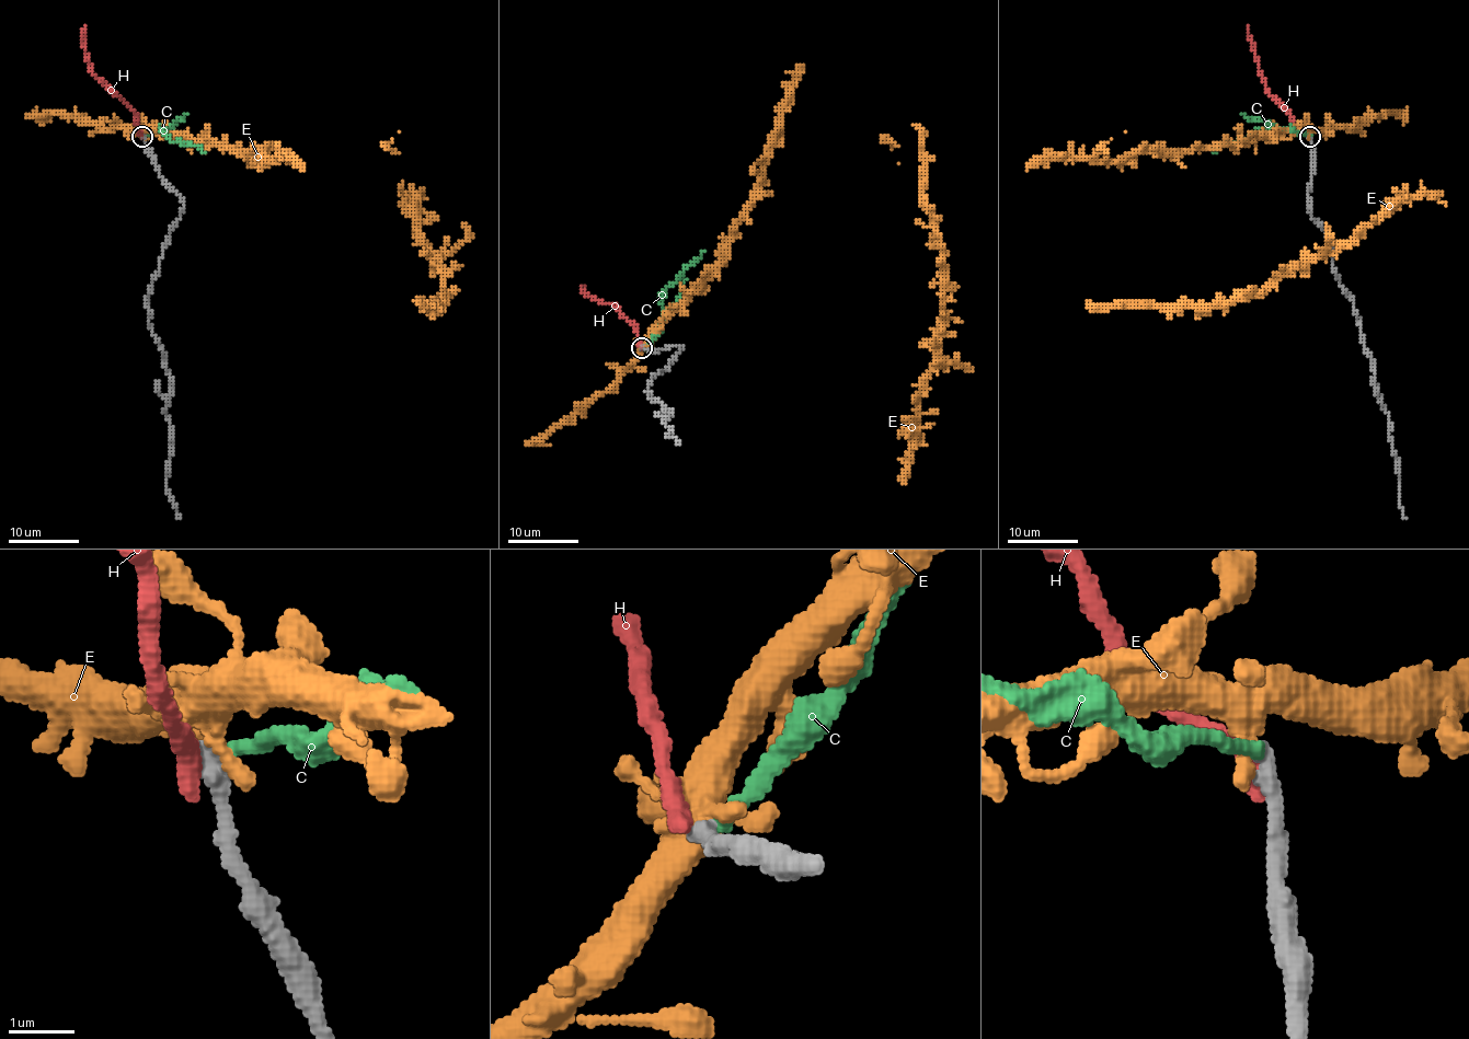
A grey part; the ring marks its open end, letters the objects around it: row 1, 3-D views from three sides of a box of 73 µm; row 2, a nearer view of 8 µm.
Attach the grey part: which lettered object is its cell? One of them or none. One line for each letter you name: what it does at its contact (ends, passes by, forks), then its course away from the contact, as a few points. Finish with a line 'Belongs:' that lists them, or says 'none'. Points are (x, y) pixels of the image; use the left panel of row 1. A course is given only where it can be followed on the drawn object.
H: it ends; course (142, 136), (137, 116), (93, 72), (82, 37), (84, 26)
Belongs: H

